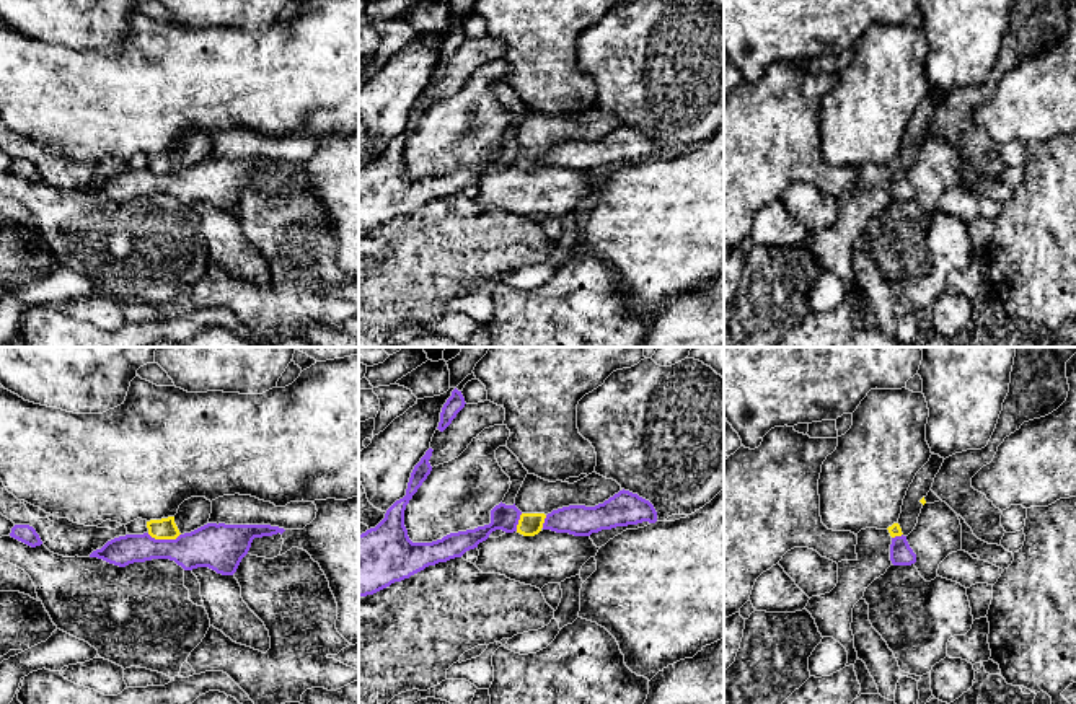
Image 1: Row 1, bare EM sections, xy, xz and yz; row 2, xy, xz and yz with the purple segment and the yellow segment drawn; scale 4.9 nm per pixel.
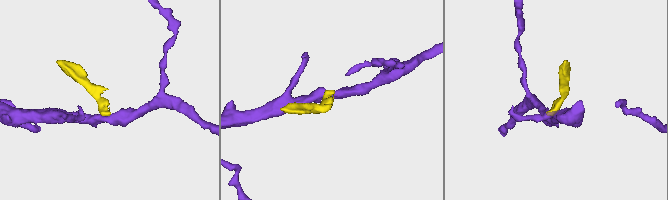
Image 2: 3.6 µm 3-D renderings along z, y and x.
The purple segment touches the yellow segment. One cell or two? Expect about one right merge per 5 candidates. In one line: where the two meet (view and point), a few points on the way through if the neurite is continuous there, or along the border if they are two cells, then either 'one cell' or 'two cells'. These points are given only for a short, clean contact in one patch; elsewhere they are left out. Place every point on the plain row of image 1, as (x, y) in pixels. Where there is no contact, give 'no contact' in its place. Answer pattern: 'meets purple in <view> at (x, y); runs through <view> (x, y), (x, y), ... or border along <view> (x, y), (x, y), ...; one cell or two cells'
meets purple in xy at (163, 175); border along xy (147, 168), (155, 173), (176, 173), (180, 170); two cells

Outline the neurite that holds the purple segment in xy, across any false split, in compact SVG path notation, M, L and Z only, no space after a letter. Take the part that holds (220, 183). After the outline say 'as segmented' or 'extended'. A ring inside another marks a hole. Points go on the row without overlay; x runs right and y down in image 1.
M207 158L176 174L155 174L148 168L119 171L93 186L90 192L119 202L152 194L170 194L184 205L209 202L217 209L233 210L254 173L284 166L284 163L271 160Z | as segmented

